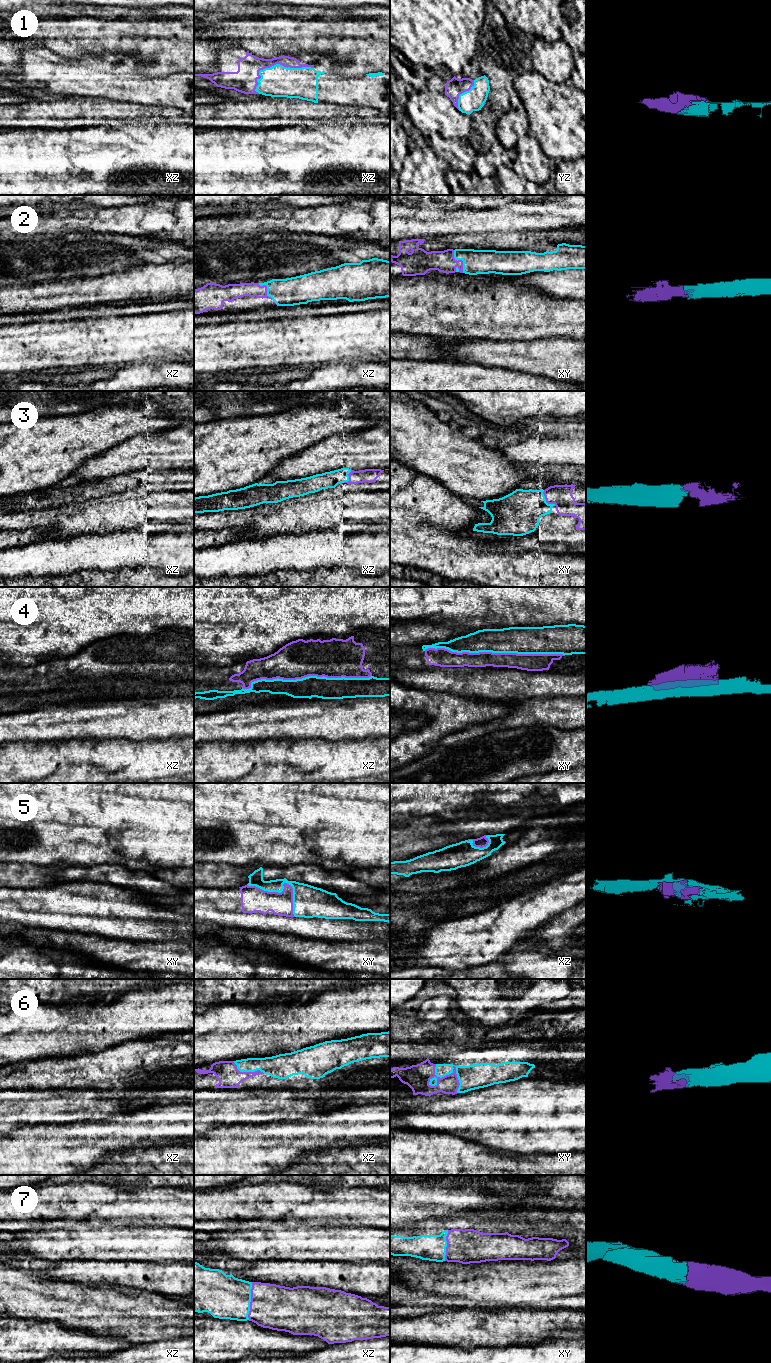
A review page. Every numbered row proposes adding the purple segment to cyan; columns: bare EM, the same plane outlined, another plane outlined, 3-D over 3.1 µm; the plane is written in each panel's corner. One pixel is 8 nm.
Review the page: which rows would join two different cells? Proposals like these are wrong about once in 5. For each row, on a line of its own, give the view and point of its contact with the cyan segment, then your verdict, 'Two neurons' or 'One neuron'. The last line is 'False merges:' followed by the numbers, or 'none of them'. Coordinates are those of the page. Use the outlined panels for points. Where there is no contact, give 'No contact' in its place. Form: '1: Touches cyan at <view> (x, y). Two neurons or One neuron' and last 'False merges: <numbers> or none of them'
1: Touches cyan at xz (276, 64). One neuron
2: Touches cyan at xy (460, 259). One neuron
3: Touches cyan at xy (545, 500). One neuron
4: Touches cyan at xy (494, 652). Two neurons
5: Touches cyan at xy (282, 885). One neuron
6: Touches cyan at xy (452, 1071). One neuron
7: Touches cyan at xz (250, 1301). One neuron
False merges: 4

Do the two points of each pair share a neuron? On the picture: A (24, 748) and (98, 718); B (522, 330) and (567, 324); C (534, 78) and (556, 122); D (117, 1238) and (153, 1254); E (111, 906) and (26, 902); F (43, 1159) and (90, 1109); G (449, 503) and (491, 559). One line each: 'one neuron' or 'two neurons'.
A: two neurons
B: one neuron
C: one neuron
D: one neuron
E: one neuron
F: two neurons
G: one neuron

